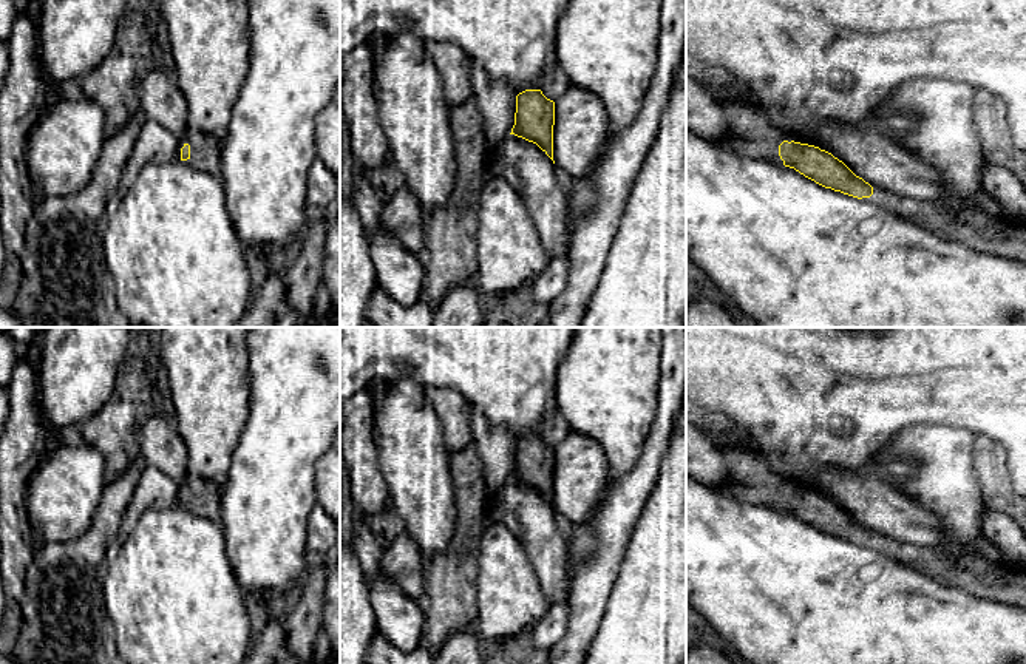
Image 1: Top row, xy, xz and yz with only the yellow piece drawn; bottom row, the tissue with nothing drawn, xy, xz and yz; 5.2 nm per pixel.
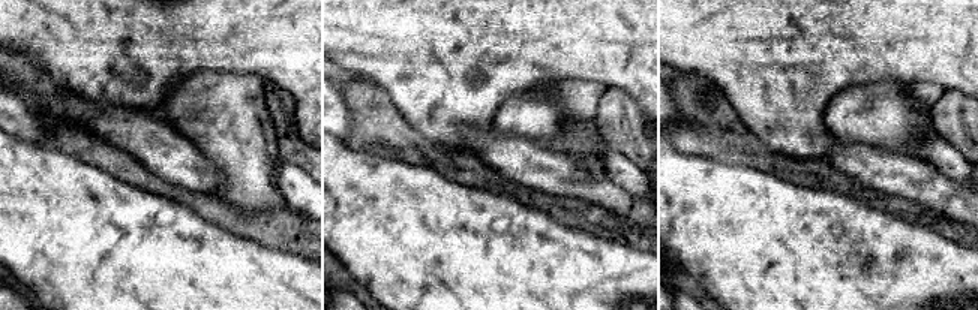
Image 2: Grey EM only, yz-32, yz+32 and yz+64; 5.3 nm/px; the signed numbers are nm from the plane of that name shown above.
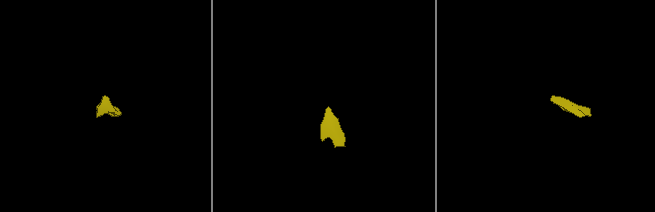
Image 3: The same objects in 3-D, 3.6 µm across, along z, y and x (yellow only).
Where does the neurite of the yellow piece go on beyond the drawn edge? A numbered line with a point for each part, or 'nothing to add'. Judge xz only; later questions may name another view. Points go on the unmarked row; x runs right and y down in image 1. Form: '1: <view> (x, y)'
1: xz (555, 428)

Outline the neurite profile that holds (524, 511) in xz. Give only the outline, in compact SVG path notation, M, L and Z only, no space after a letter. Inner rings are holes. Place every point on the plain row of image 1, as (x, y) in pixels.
M515 480L498 491L490 506L493 522L505 525L522 544L549 604L567 593L569 581L567 544L556 528L555 513L553 506L536 490Z

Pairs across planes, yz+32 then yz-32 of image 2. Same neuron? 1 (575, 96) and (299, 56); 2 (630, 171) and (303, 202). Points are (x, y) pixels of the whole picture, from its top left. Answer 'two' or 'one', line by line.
1: two
2: one

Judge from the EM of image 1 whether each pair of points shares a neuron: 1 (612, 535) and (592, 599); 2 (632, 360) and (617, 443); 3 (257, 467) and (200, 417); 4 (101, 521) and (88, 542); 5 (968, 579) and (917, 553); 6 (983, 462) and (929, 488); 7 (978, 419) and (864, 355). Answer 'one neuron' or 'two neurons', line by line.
1: one neuron
2: one neuron
3: two neurons
4: one neuron
5: one neuron
6: two neurons
7: one neuron

